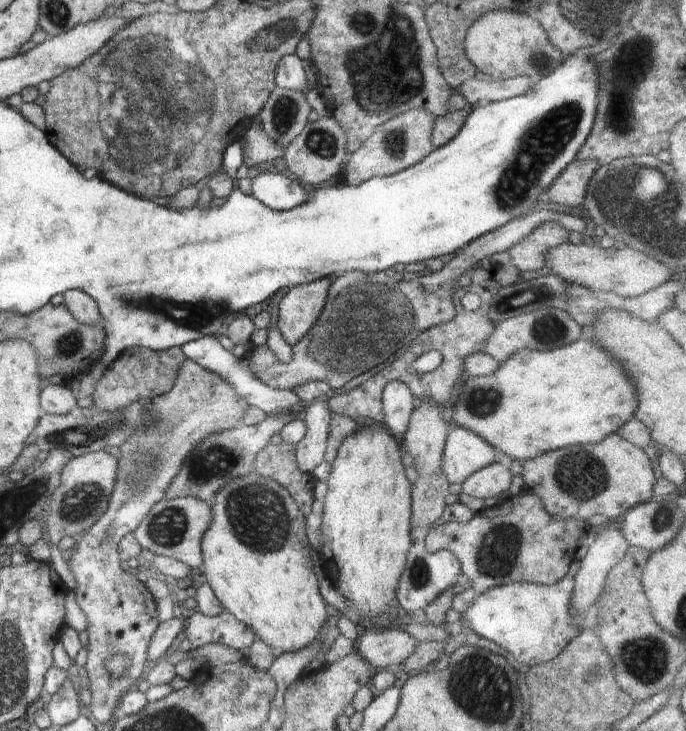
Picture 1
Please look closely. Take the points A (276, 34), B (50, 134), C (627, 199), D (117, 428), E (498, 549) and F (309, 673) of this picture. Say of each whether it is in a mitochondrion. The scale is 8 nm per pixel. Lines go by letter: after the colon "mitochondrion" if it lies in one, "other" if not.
A: mitochondrion
B: other
C: mitochondrion
D: mitochondrion
E: mitochondrion
F: other

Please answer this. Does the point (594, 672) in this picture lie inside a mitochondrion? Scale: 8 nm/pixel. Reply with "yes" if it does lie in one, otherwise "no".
yes

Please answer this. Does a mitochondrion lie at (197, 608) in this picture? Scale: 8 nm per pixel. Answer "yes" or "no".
no

